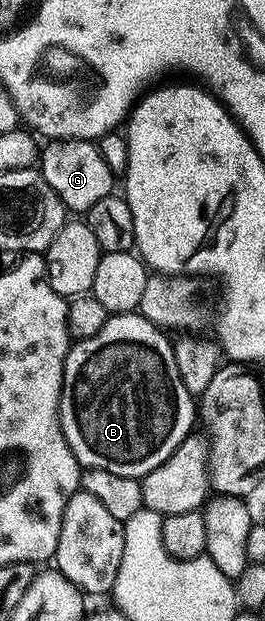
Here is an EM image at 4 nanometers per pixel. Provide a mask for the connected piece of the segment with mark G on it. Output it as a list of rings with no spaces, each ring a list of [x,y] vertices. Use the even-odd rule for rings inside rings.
[[[58,138],[44,143],[39,154],[39,169],[43,180],[51,184],[55,196],[65,206],[66,211],[74,215],[84,215],[91,204],[103,200],[103,196],[114,193],[115,176],[111,168],[107,168],[107,160],[103,160],[101,147],[96,141],[87,138]]]

